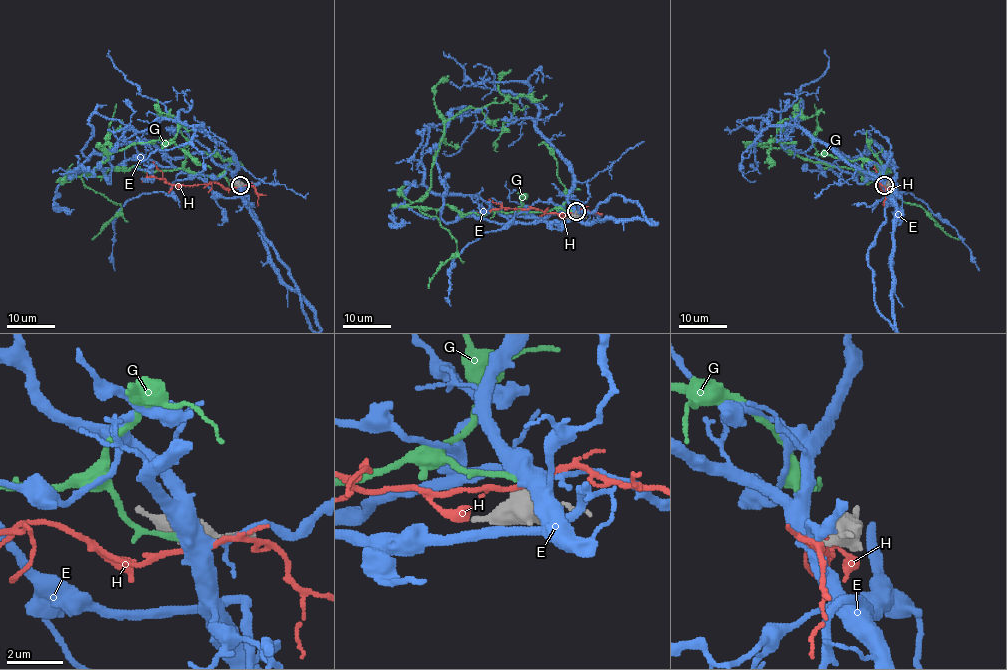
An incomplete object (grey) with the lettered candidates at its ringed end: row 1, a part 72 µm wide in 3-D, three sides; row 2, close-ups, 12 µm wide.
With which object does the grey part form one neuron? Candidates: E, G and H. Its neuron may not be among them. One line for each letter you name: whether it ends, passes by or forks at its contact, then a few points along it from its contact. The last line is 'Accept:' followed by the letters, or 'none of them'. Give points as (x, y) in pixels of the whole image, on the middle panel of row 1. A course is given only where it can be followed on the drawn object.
G: it ends; course (575, 211), (478, 215), (408, 205), (430, 187), (443, 125), (468, 108), (513, 104), (497, 151)
Accept: G

